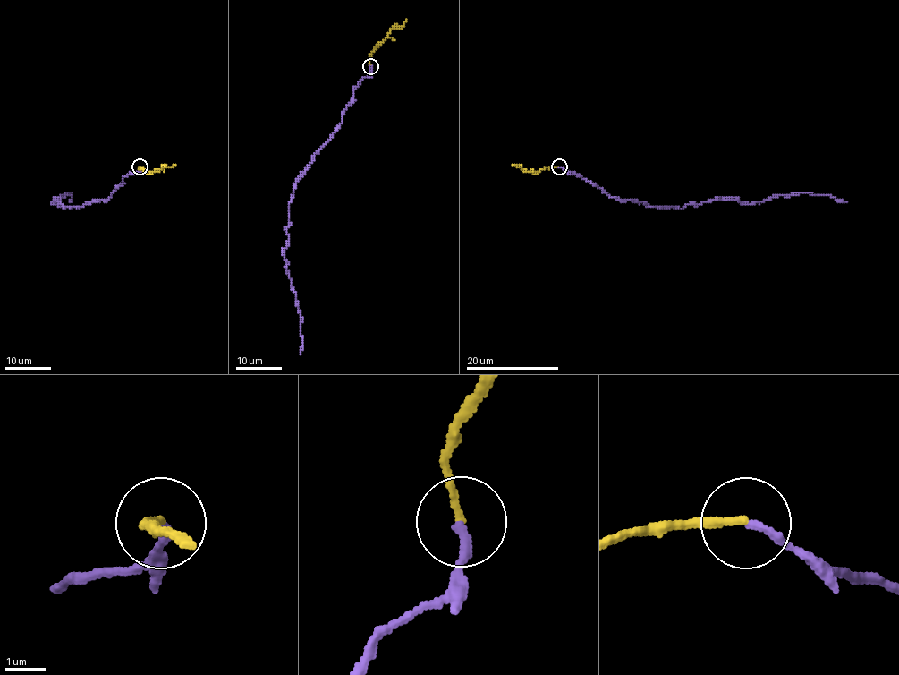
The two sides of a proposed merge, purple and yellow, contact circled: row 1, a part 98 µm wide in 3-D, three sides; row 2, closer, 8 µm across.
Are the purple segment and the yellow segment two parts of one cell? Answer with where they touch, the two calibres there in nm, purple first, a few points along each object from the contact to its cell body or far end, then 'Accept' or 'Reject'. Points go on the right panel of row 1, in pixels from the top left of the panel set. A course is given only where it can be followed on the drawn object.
Place: (559, 166). Thickness 220 nm (purple) against 180 nm. Course of purple: (559, 166), (606, 193), (648, 206), (682, 208), (718, 199), (750, 203), (801, 192), (846, 202). Course of yellow: (559, 166), (548, 166), (536, 174), (513, 164). Accept

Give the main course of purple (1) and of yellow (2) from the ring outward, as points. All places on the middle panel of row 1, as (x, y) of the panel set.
1: (371, 66), (352, 90), (339, 127), (293, 183), (284, 258), (301, 321), (300, 354)
2: (371, 66), (370, 55), (389, 31), (401, 27), (405, 20)

